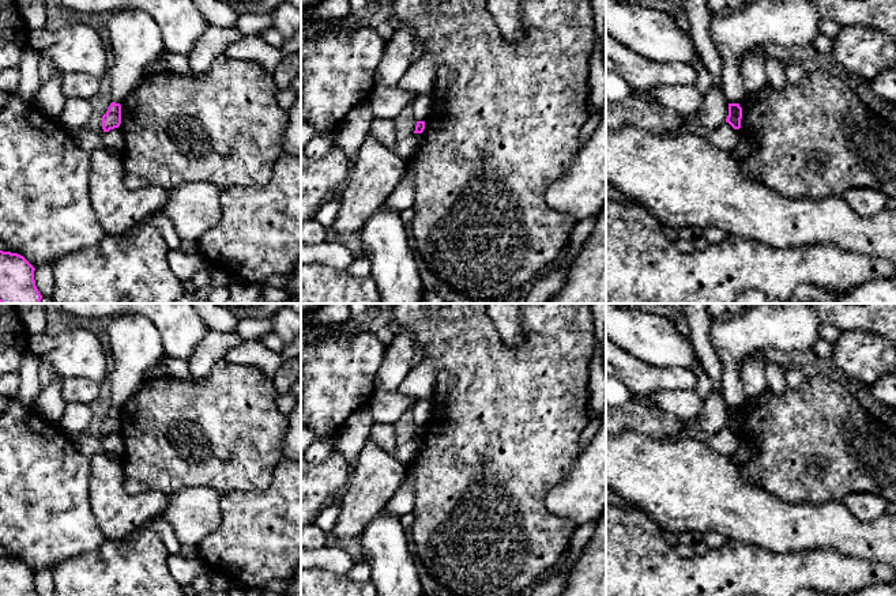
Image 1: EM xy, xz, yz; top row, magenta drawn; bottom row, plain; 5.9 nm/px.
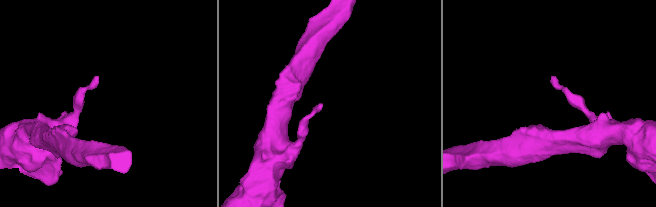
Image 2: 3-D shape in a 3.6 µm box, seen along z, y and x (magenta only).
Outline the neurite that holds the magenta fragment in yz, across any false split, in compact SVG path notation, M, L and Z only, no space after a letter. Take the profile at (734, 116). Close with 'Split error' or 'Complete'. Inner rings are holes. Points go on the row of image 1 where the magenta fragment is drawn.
M729 103L729 116L726 122L729 122L734 129L741 128L741 118L742 118L742 107L739 103Z. Complete

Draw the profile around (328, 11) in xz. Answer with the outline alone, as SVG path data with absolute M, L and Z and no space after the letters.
M323 0L312 11L312 23L345 23L350 12L349 0Z

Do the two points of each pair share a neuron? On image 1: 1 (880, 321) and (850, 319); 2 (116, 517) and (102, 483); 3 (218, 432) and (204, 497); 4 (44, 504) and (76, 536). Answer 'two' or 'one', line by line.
1: one
2: one
3: two
4: one

